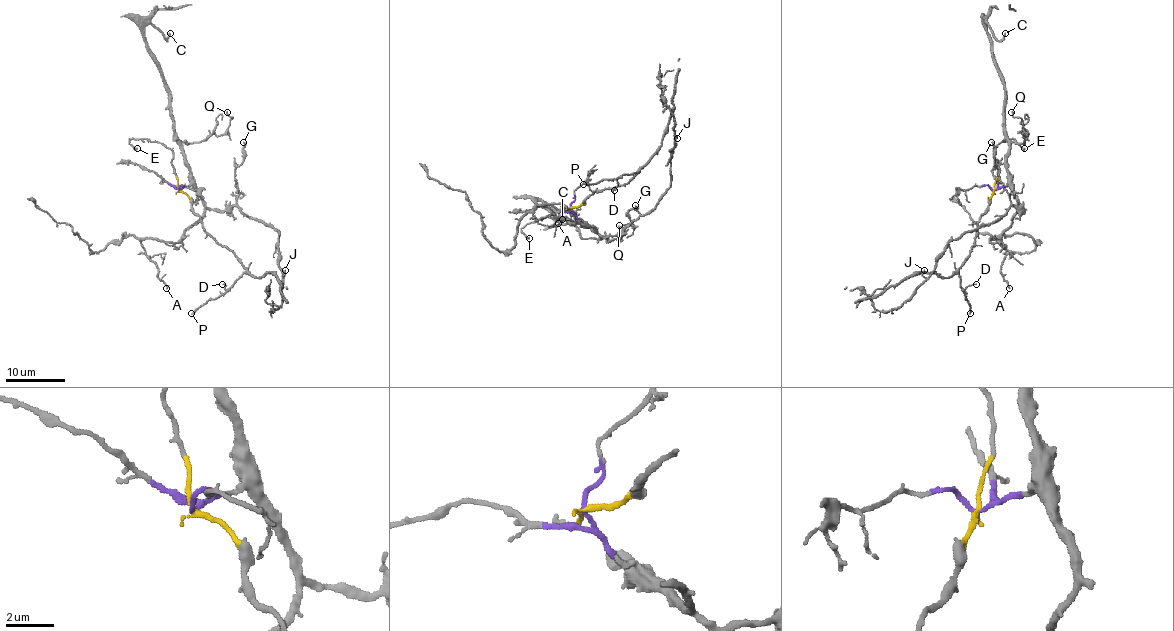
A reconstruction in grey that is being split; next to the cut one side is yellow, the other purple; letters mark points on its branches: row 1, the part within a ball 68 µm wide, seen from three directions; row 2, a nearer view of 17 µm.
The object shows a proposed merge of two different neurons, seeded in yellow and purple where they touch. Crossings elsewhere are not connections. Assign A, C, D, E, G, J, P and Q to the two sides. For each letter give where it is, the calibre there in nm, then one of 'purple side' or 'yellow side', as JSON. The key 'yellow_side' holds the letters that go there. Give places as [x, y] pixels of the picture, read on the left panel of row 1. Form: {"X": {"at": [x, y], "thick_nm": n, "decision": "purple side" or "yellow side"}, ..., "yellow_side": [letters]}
{"A": {"at": [166, 288], "thick_nm": 150, "decision": "purple side"}, "C": {"at": [170, 33], "thick_nm": 180, "decision": "purple side"}, "D": {"at": [222, 284], "thick_nm": 80, "decision": "yellow side"}, "E": {"at": [137, 148], "thick_nm": 190, "decision": "yellow side"}, "G": {"at": [243, 142], "thick_nm": 190, "decision": "purple side"}, "J": {"at": [285, 270], "thick_nm": 100, "decision": "purple side"}, "P": {"at": [191, 313], "thick_nm": 170, "decision": "yellow side"}, "Q": {"at": [227, 112], "thick_nm": 130, "decision": "purple side"}, "yellow_side": ["D", "E", "P"]}

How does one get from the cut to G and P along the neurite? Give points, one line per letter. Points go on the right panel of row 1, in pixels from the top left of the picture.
G: (993, 190), (1008, 186), (1023, 208), (1019, 210), (1010, 199), (999, 179), (992, 141)
P: (993, 190), (989, 208), (980, 217), (975, 242), (958, 271), (961, 287), (969, 303), (969, 314)

